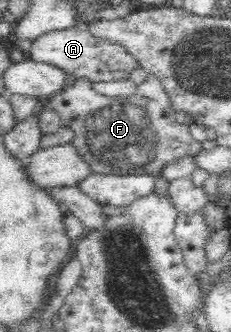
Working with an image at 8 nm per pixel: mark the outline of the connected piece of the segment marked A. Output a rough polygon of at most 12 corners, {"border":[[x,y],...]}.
{"border":[[83,27],[43,33],[27,57],[91,82],[138,67]]}

